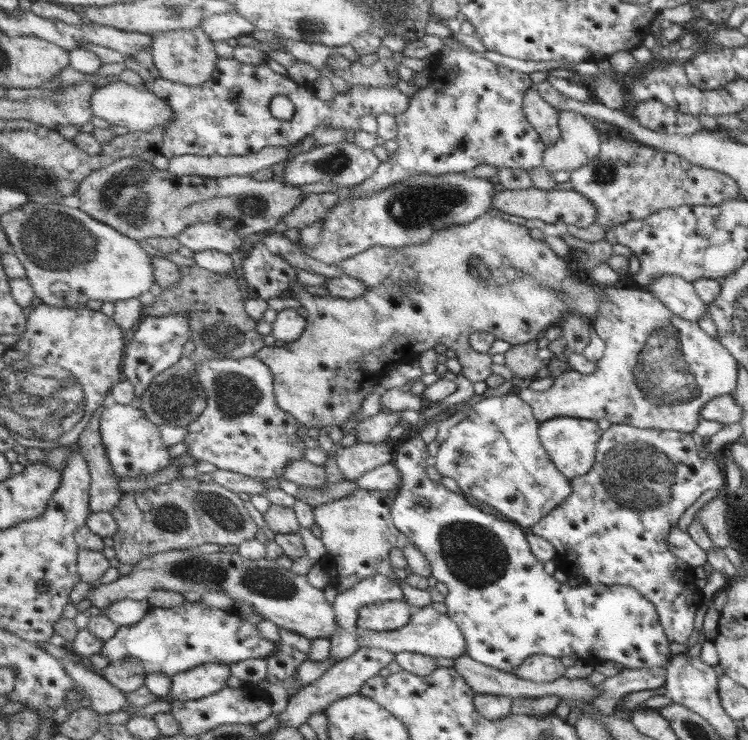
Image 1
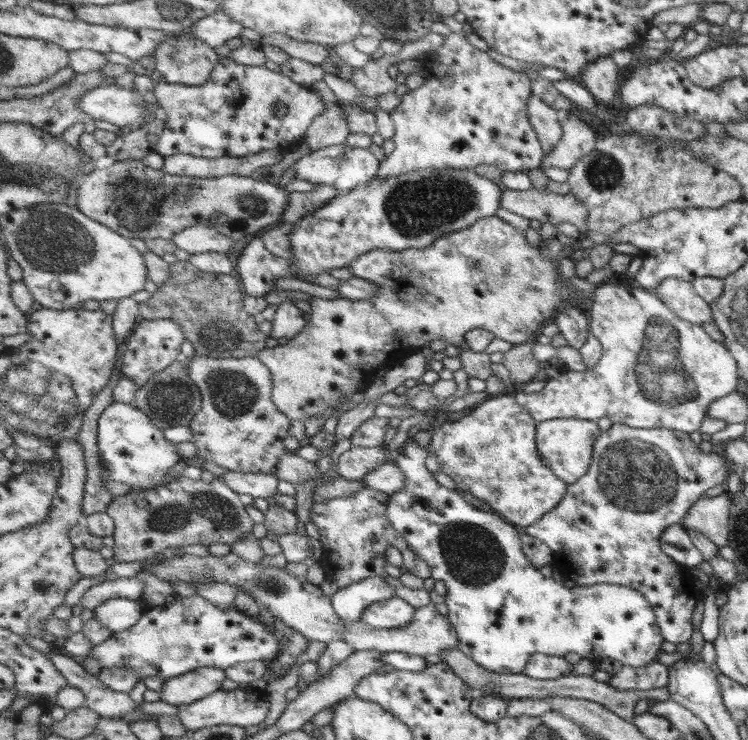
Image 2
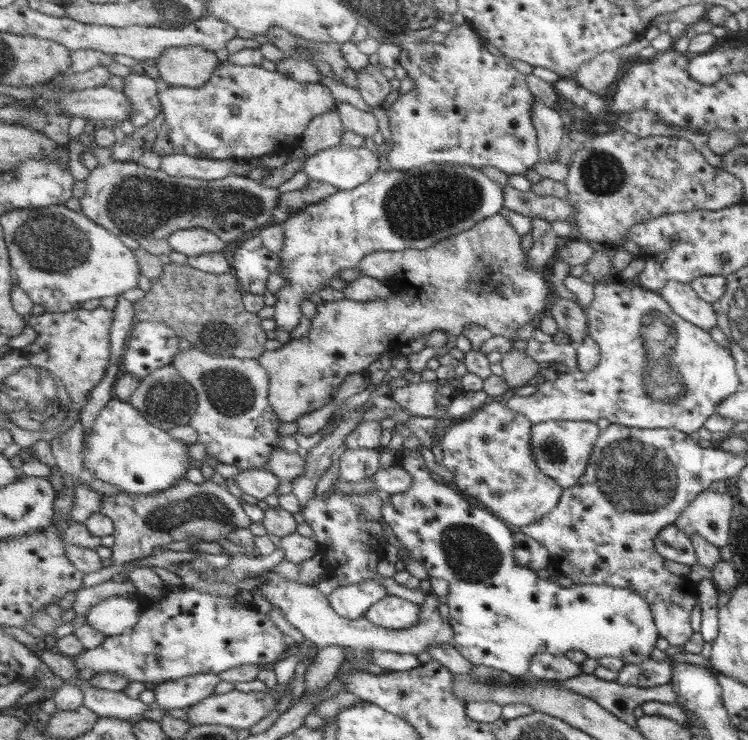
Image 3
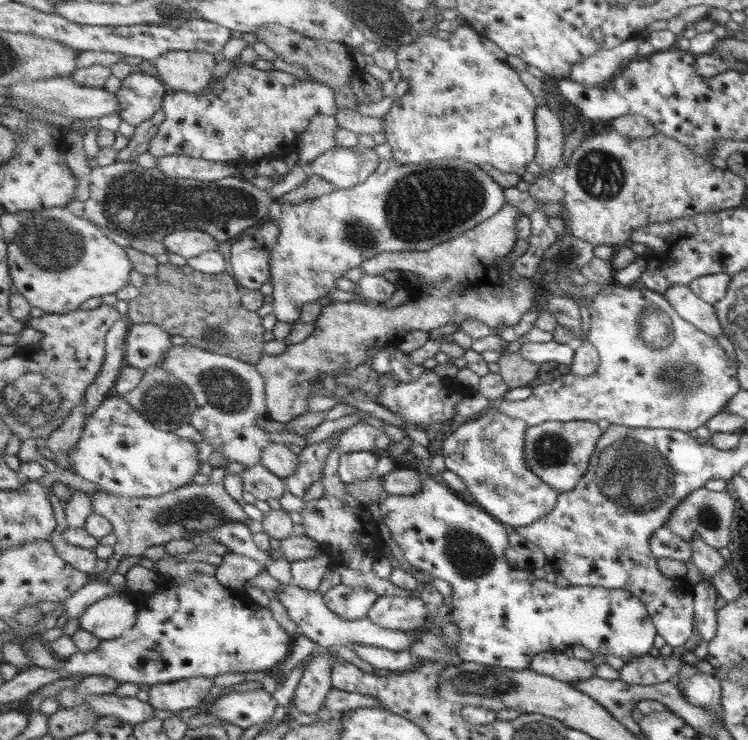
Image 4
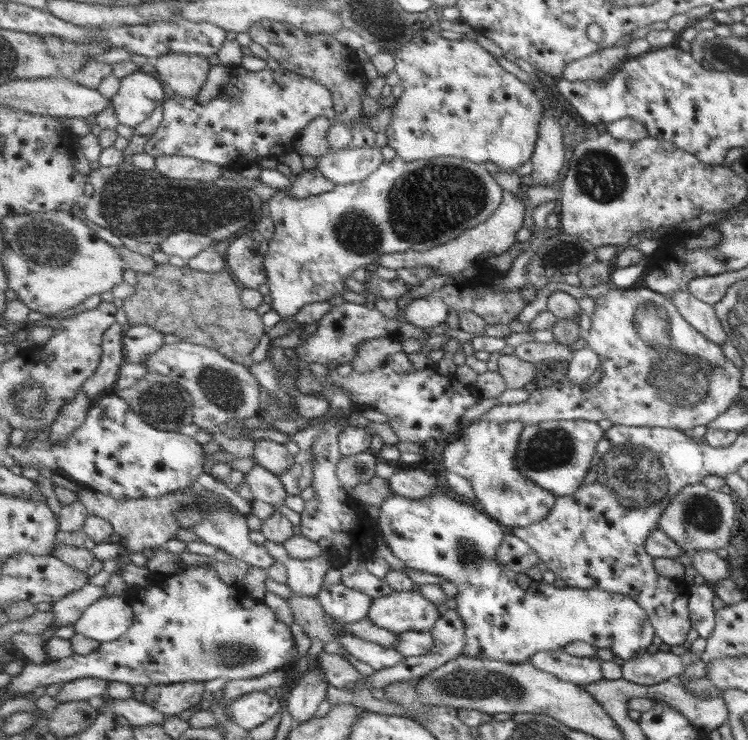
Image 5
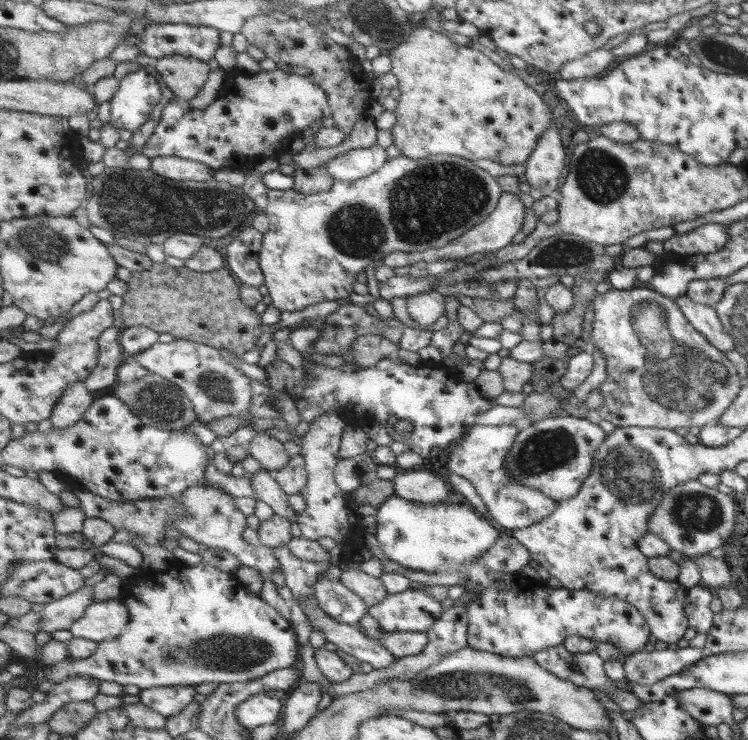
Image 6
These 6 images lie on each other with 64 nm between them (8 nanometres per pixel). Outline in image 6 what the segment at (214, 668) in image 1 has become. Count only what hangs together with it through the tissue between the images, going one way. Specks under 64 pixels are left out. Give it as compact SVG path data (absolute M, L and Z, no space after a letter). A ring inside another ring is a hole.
M155 686L142 689L139 693L141 703L163 714L166 718L182 713L197 695L196 686Z

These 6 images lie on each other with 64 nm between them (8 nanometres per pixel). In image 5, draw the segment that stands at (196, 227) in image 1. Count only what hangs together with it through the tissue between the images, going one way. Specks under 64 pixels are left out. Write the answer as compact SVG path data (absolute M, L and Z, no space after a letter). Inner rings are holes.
M178 232L163 239L160 246L163 253L168 256L177 256L188 262L191 258L198 257L203 250L213 248L213 243L212 239L205 234Z

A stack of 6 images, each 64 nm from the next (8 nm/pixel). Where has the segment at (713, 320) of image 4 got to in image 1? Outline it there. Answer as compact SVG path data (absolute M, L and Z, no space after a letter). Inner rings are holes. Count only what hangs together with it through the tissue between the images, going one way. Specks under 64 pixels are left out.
M679 276L653 278L644 289L683 320L697 322L707 314L706 304L695 294L691 283Z

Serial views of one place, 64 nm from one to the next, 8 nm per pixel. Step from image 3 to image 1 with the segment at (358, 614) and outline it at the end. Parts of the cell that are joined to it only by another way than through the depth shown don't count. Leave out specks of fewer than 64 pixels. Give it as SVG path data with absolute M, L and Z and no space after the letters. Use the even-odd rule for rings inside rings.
M375 575L367 577L361 580L360 583L353 585L353 588L341 592L336 596L334 601L334 610L336 617L338 618L338 624L340 625L339 634L333 636L329 640L329 654L327 660L331 662L339 663L345 658L350 658L355 651L358 651L360 647L357 643L358 638L358 621L359 610L372 603L389 602L390 600L405 599L403 595L403 588L397 584L396 580L392 577L385 575Z

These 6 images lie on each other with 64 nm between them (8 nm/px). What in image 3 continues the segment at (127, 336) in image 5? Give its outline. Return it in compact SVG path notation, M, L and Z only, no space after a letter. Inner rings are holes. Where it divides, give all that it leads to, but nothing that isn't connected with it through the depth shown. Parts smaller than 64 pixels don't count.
M137 322L127 340L123 370L143 381L153 370L172 364L178 342L179 334L167 322Z

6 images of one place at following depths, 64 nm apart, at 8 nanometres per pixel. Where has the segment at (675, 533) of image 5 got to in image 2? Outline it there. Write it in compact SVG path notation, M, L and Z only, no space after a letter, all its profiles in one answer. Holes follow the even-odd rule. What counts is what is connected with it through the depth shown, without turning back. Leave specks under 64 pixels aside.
M727 492L699 497L687 509L679 524L684 531L697 530L716 547L728 543L729 497Z

